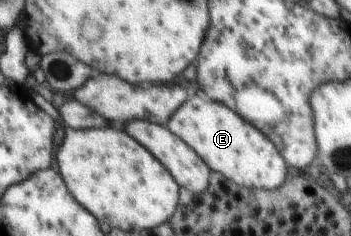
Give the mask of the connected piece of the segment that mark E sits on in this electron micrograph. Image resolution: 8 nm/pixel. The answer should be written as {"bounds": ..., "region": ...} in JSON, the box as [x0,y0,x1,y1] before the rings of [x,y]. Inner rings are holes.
{"bounds":[167,91,287,189],"region":[[[200,91],[195,93],[199,95],[189,94],[167,120],[169,131],[188,143],[212,171],[231,182],[249,189],[277,189],[287,177],[287,165],[273,142],[226,105],[213,101]]]}

